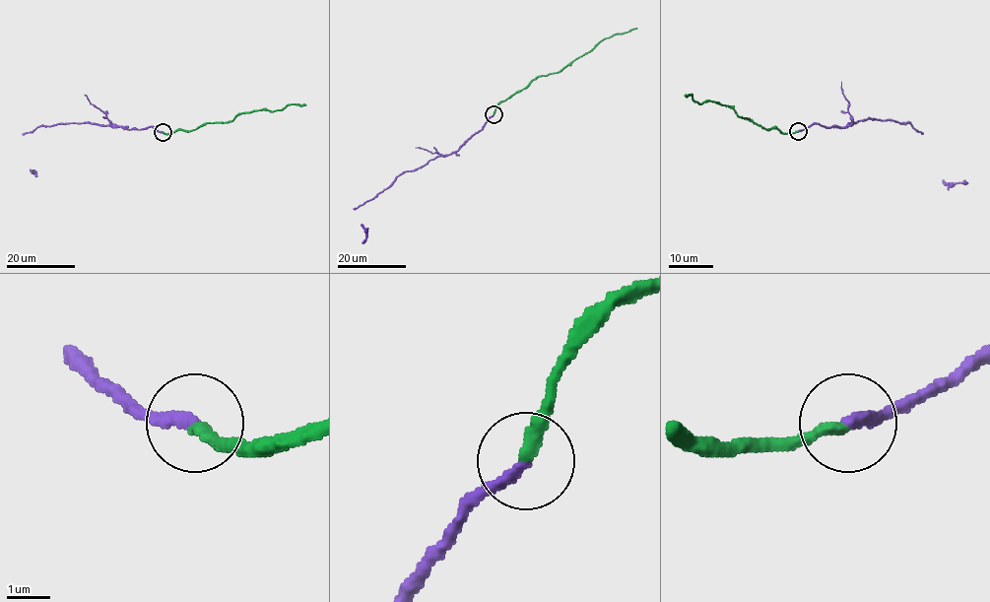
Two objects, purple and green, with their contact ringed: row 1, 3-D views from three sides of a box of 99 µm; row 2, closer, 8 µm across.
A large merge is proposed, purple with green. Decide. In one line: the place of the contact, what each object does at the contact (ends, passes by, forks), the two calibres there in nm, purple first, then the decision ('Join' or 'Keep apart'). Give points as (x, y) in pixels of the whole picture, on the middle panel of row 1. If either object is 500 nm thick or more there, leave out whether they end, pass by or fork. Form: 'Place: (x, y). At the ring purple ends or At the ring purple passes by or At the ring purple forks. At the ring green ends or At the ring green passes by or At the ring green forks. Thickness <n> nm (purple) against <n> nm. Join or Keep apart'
Place: (494, 114). At the ring purple ends. At the ring green ends. Thickness 280 nm (purple) against 280 nm. Keep apart

